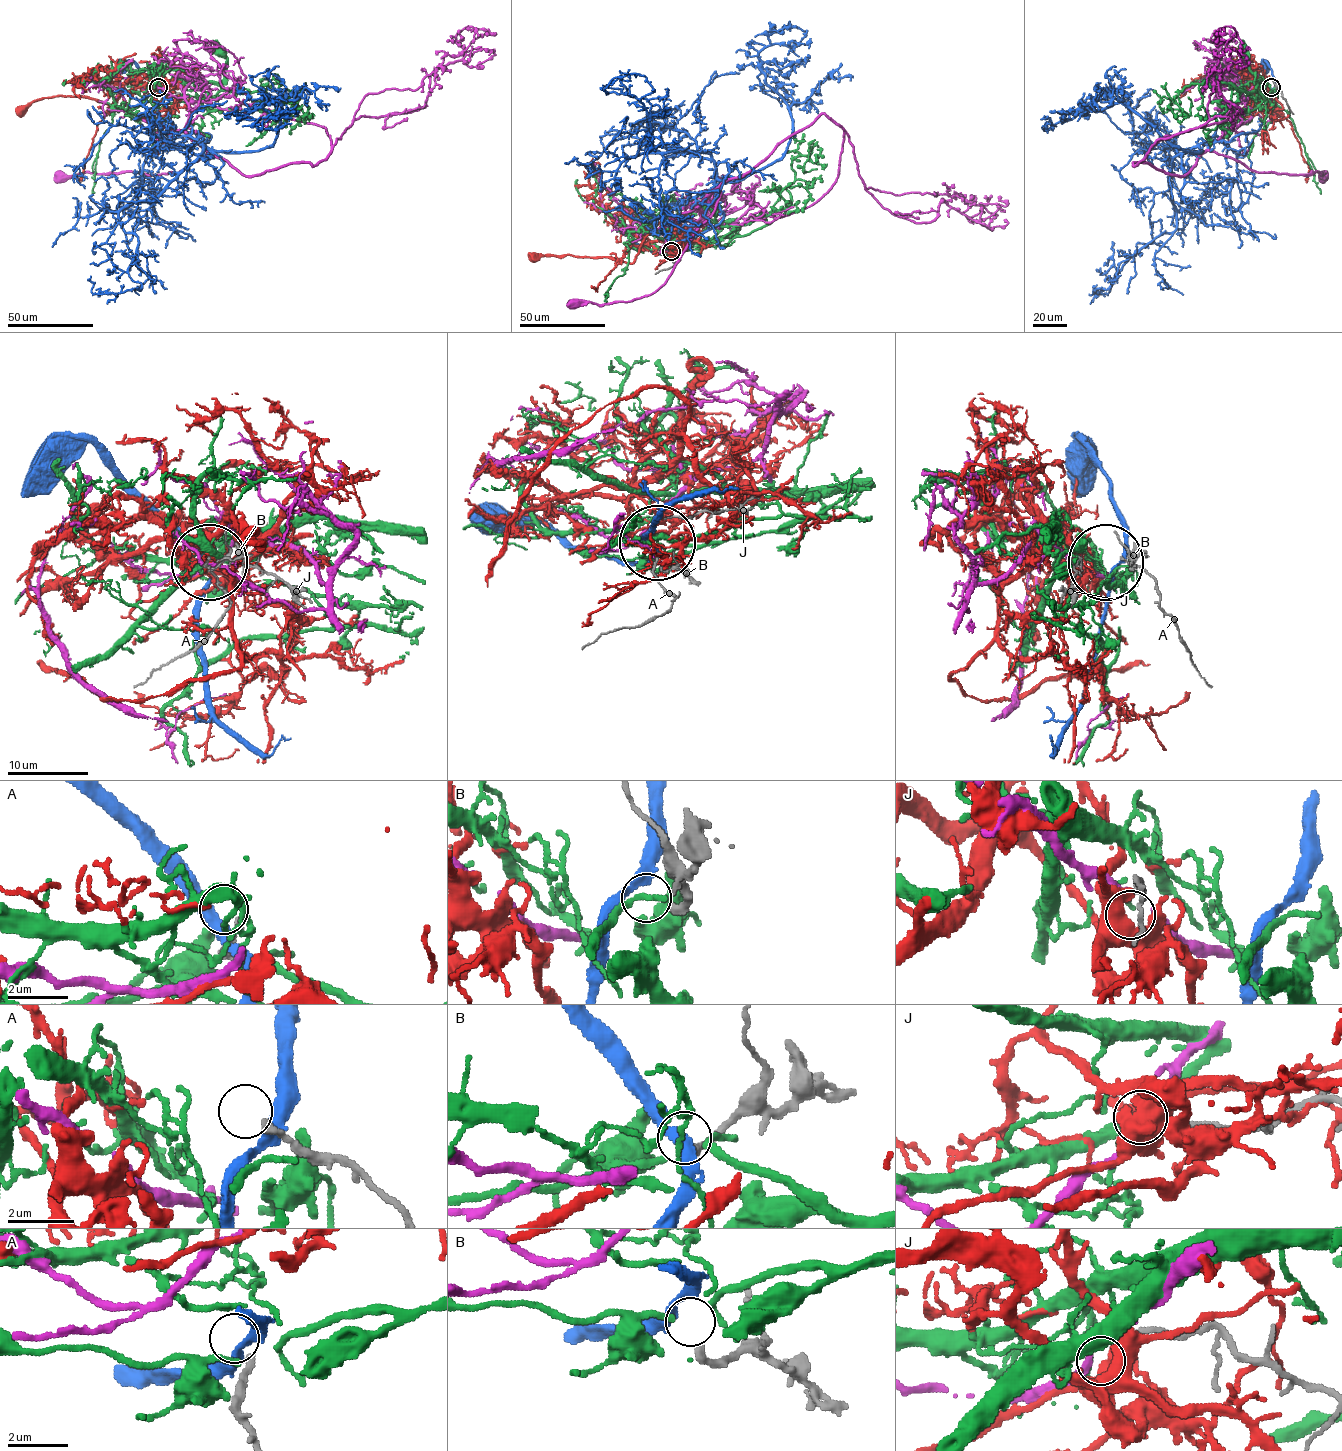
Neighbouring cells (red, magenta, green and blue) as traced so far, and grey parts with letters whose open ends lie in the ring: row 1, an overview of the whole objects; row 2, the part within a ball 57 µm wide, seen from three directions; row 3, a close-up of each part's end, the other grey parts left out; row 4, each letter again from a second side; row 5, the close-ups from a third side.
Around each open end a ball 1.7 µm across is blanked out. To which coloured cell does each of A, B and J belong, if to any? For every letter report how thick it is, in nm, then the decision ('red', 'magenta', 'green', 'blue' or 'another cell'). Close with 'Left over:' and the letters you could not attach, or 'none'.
A: 240 nm thick; another cell
B: 280 nm thick; another cell
J: 40 nm thick; another cell
Left over: A, B, J

